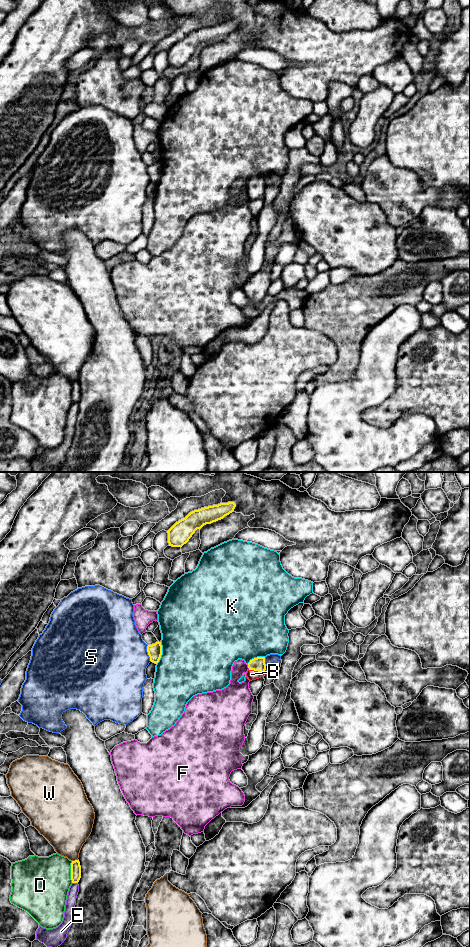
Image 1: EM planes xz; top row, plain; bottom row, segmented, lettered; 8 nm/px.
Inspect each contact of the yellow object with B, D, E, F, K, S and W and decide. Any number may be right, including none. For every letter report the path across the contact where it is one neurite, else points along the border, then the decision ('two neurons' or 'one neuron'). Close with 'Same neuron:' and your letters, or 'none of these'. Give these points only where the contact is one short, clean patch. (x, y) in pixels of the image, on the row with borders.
B: runs through xz (258, 664), (256, 670), (251, 674); one neuron
D: two neurons
E: two neurons
F: two neurons
K: two neurons
S: two neurons
W: two neurons
Same neuron: B

